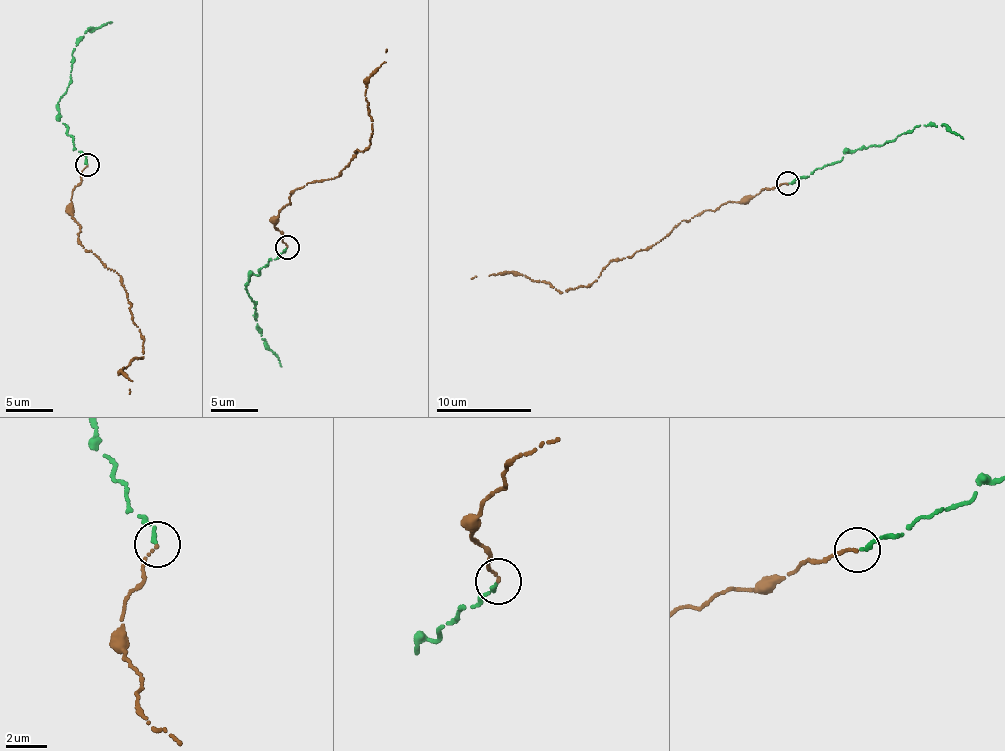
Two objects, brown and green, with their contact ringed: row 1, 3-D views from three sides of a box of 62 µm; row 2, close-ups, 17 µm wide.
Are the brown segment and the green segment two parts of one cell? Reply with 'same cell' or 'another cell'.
same cell

